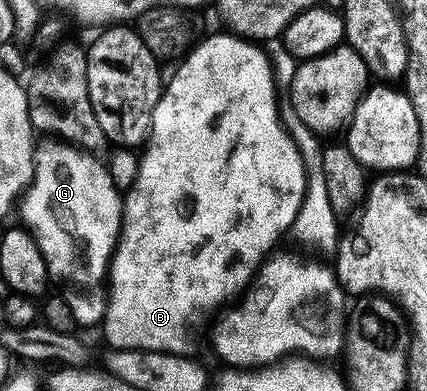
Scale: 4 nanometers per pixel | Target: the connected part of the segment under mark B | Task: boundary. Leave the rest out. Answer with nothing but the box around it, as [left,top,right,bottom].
[102,34,306,357]

